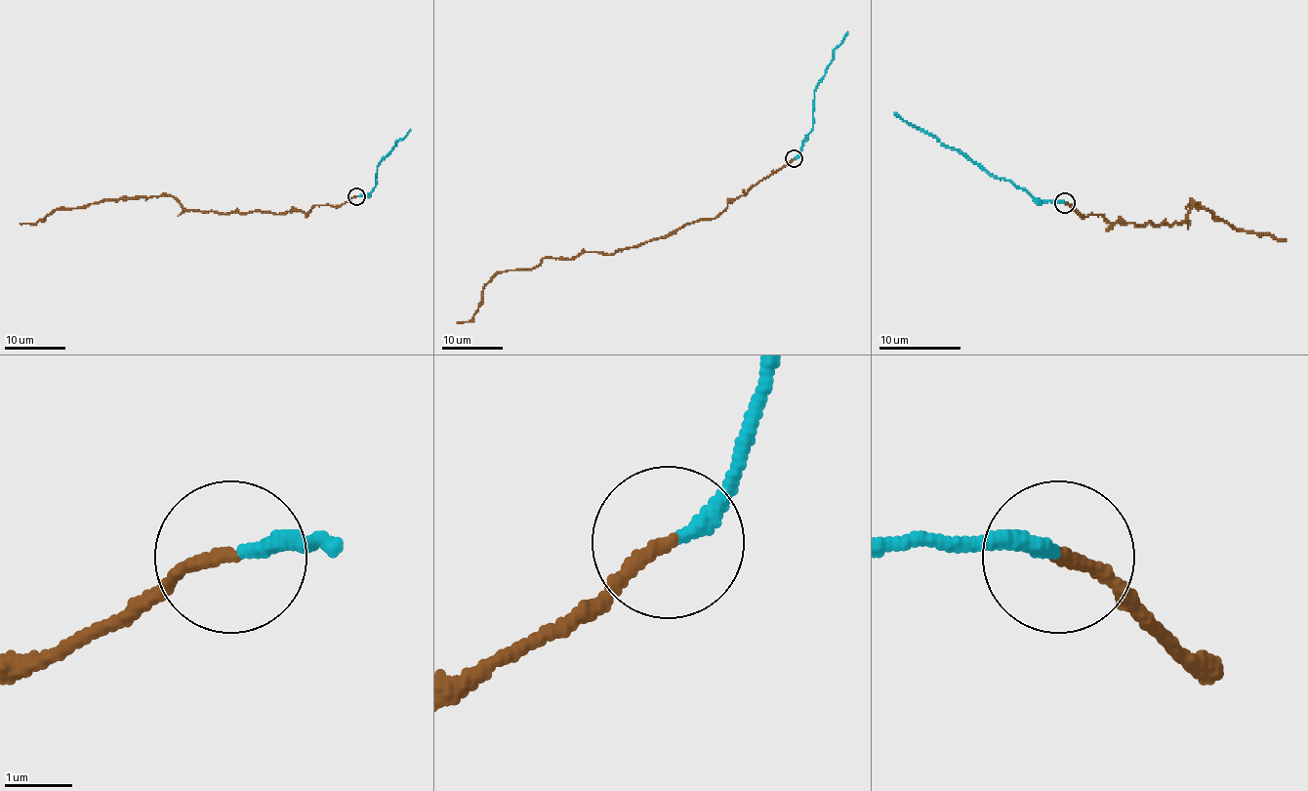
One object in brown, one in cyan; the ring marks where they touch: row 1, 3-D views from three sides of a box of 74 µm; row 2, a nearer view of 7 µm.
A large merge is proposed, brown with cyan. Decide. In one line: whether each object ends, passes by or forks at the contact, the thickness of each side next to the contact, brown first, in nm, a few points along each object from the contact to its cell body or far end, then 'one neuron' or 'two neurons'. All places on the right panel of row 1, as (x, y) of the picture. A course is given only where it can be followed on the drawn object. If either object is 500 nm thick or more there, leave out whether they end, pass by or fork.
brown ends; cyan ends; calibres 190 and 240 nm; course brown (1065, 202), (1083, 217), (1145, 227), (1186, 221), (1194, 202), (1237, 228), (1286, 239); course cyan (1065, 202), (1035, 200), (1008, 180), (990, 176), (894, 112); two neurons

